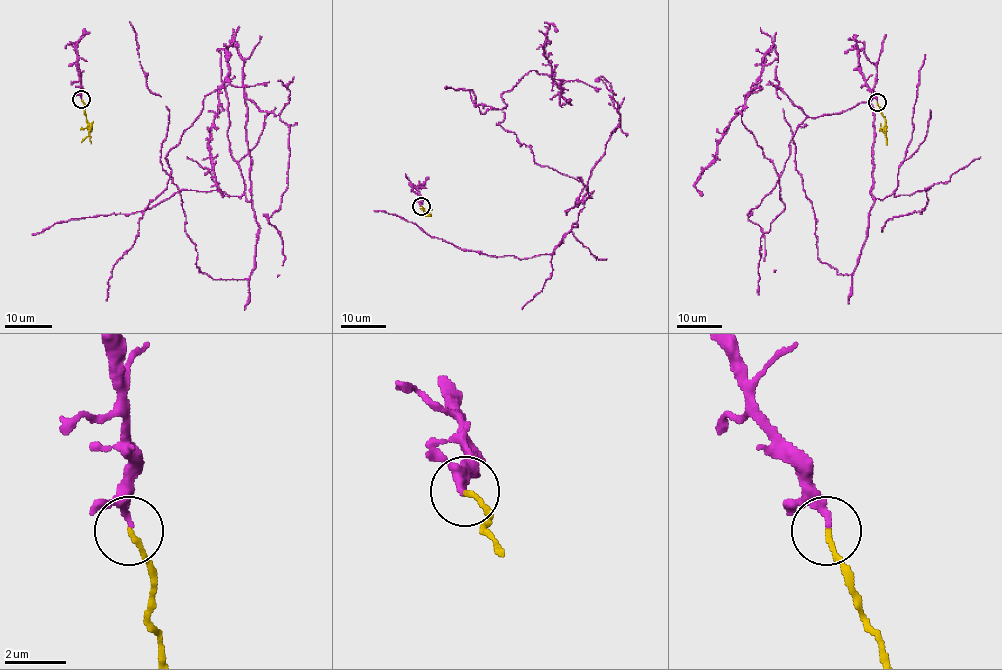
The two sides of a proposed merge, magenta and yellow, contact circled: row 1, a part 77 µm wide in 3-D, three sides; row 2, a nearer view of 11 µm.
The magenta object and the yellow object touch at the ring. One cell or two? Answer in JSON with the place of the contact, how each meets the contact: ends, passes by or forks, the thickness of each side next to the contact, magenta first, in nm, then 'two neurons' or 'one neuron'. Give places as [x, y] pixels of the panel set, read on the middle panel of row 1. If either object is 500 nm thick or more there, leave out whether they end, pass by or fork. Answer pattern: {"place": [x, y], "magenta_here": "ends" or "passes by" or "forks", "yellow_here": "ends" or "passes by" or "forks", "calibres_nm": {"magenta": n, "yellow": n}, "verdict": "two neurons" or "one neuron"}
{"place": [421, 206], "magenta_here": "ends", "yellow_here": "ends", "calibres_nm": {"magenta": 240, "yellow": 150}, "verdict": "two neurons"}

